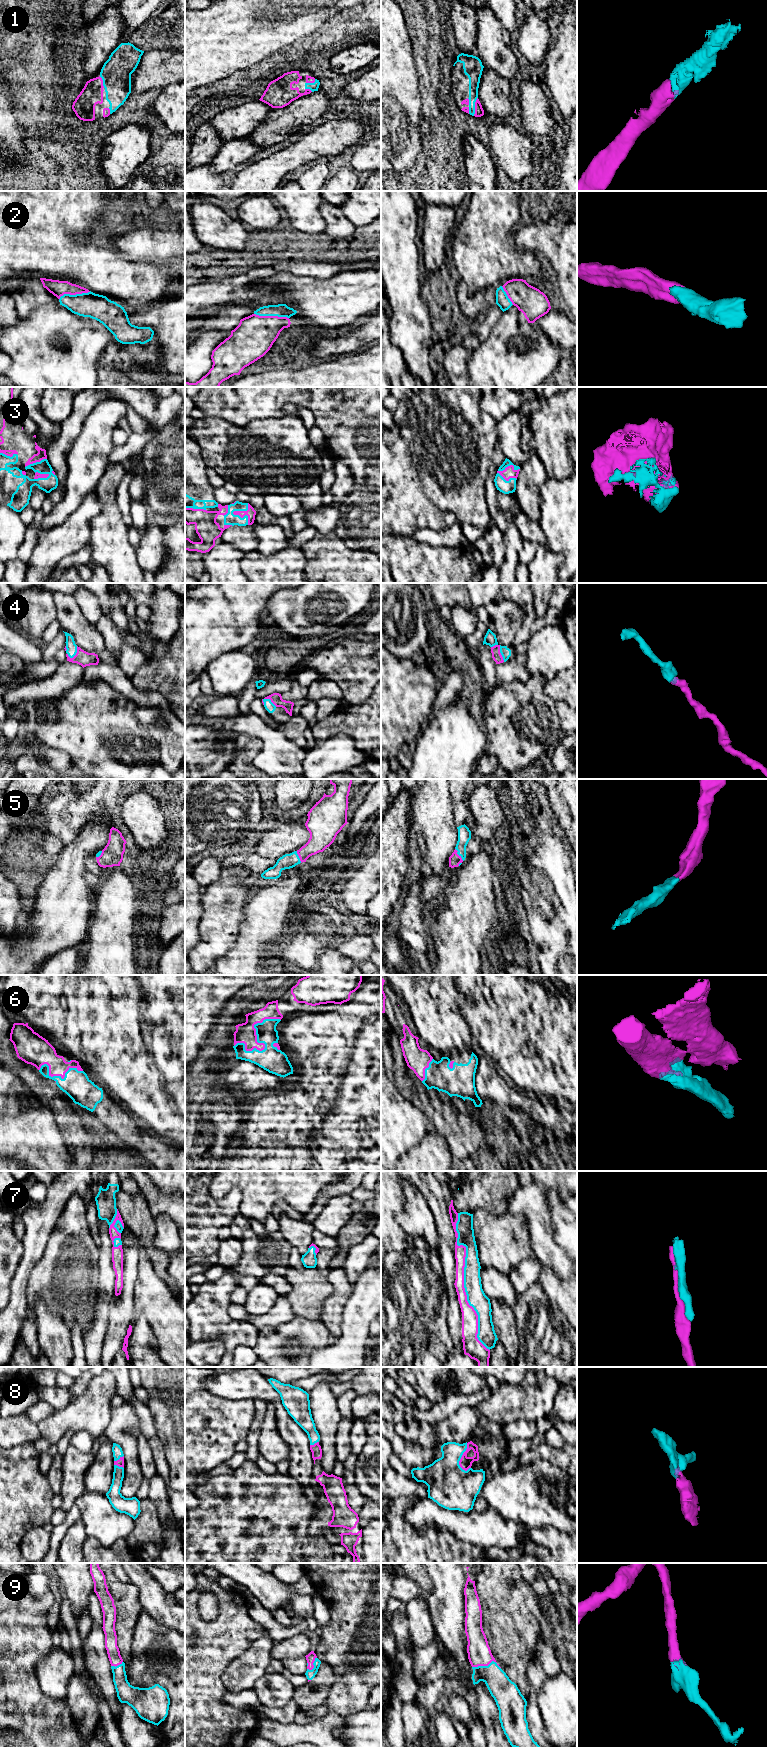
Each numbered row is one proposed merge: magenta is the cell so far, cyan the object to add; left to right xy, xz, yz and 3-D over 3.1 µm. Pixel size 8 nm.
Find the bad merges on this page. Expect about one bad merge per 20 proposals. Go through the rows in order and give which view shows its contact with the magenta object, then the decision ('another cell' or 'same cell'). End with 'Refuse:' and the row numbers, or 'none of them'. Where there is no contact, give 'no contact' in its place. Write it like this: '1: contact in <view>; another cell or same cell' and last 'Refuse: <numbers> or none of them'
1: contact in yz; same cell
2: contact in xz; same cell
3: contact in yz; same cell
4: contact in xz; same cell
5: contact in yz; same cell
6: contact in xz; same cell
7: contact in yz; same cell
8: contact in yz; same cell
9: contact in yz; same cell
Refuse: none of them

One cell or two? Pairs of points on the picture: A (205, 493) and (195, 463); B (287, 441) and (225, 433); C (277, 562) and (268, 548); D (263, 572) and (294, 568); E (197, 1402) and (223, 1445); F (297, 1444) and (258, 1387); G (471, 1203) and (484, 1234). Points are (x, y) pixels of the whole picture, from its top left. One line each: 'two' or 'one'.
A: one
B: one
C: two
D: one
E: one
F: one
G: two

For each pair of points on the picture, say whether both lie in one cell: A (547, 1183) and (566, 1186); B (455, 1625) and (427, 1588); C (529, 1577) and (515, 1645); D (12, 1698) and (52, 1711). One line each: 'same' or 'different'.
A: same
B: different
C: different
D: same

